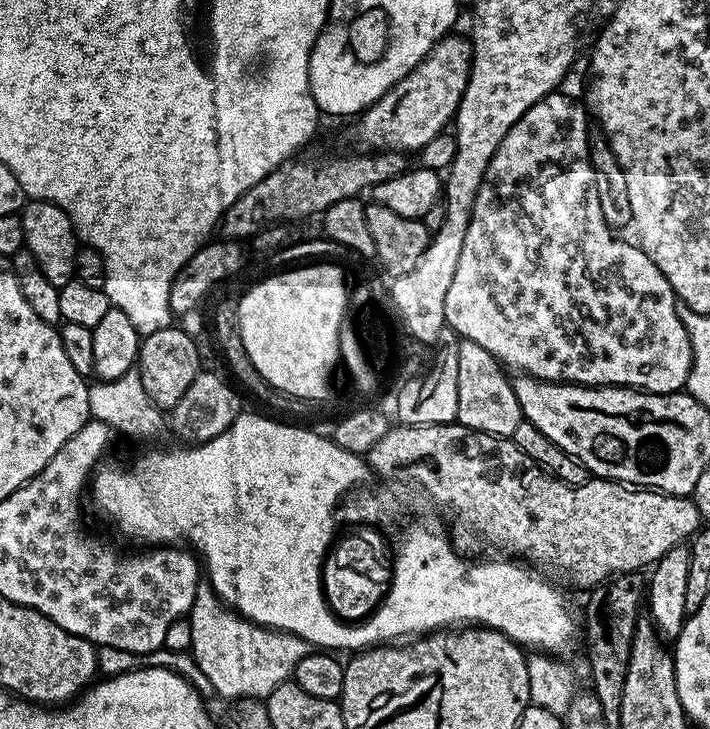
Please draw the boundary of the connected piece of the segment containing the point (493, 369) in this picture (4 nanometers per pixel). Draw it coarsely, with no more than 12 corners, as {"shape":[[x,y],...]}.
{"shape":[[461,339],[455,423],[510,438],[522,417],[497,357]]}

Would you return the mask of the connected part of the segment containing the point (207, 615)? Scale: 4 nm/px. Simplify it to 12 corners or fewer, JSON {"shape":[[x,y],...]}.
{"shape":[[201,582],[190,655],[228,702],[268,697],[310,651]]}

